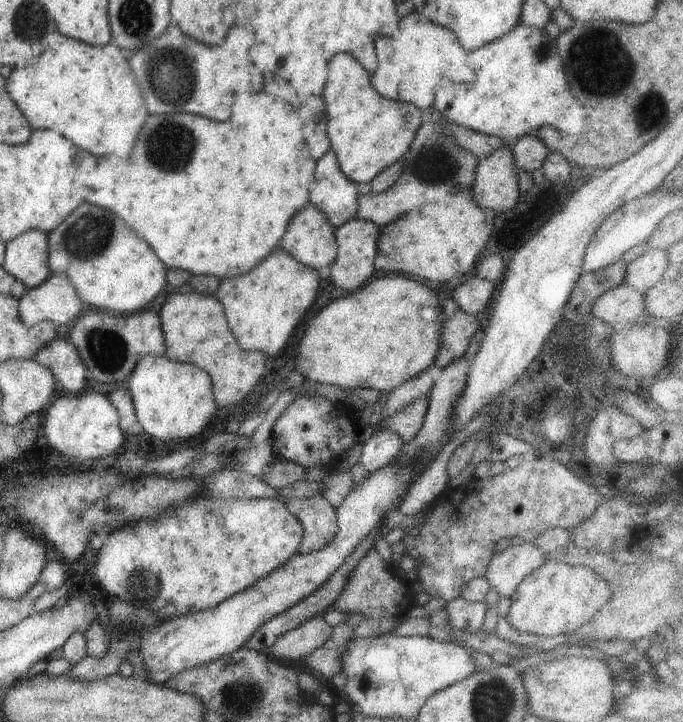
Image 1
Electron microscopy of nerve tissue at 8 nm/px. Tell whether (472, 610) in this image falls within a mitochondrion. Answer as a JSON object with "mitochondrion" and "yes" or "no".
{"mitochondrion":"no"}

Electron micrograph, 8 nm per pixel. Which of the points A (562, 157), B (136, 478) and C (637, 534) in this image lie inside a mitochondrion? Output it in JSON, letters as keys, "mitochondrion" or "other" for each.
{"A":"other","B":"other","C":"other"}

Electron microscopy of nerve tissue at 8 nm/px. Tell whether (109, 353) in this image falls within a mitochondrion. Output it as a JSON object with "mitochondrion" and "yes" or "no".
{"mitochondrion":"yes"}

